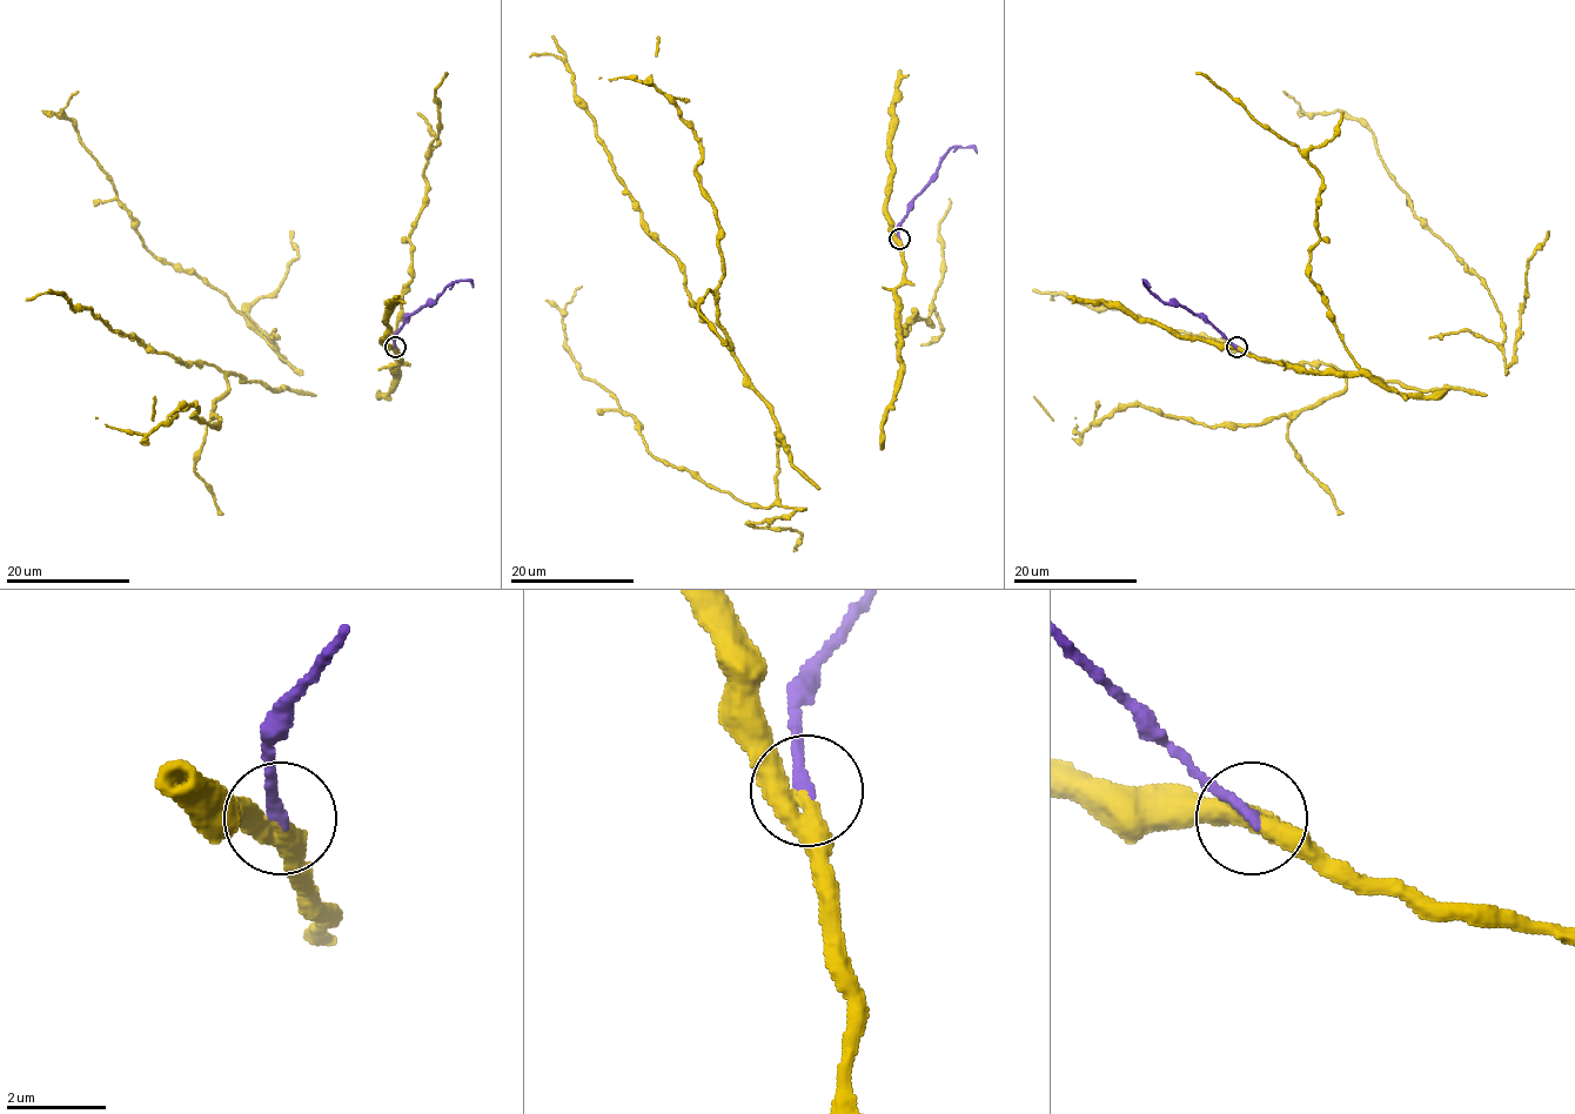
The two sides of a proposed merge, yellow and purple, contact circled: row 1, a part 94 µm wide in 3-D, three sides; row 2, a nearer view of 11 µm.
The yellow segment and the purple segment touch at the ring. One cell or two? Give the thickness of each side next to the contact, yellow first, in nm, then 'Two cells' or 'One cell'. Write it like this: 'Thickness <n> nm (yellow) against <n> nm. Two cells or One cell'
Thickness 440 nm (yellow) against 240 nm. One cell

